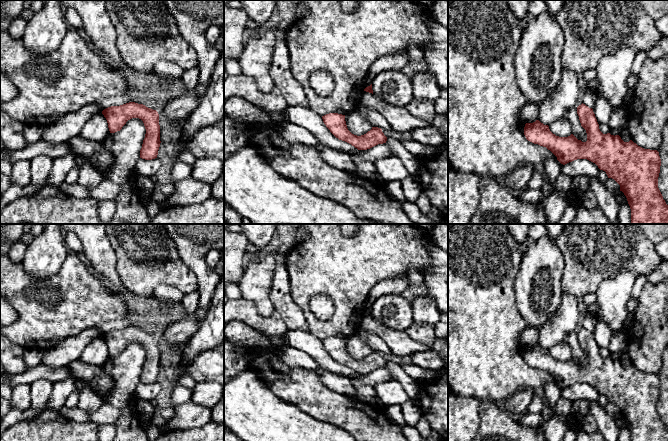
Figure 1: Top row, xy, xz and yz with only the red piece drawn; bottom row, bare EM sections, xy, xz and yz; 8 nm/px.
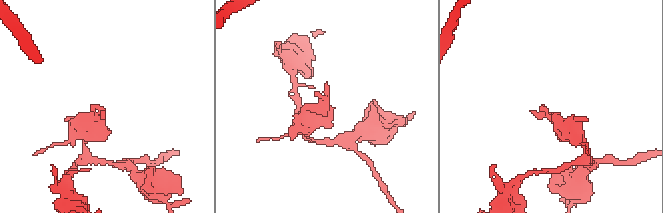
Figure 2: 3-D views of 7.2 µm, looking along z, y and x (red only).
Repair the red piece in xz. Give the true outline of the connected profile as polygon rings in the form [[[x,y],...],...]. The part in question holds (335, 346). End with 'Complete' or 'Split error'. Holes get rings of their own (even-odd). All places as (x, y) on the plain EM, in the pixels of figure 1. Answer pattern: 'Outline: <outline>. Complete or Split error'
Outline: [[[329,337],[322,340],[322,343],[336,362],[351,368],[358,374],[367,374],[387,365],[387,361],[382,356],[382,353],[378,351],[372,351],[370,355],[361,360],[352,358],[347,352],[345,339]]]. Complete

